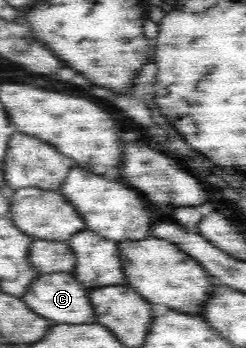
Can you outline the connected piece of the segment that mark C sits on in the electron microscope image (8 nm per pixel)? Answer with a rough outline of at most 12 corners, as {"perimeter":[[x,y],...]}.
{"perimeter":[[70,273],[38,277],[22,297],[56,323],[92,323],[94,309]]}

